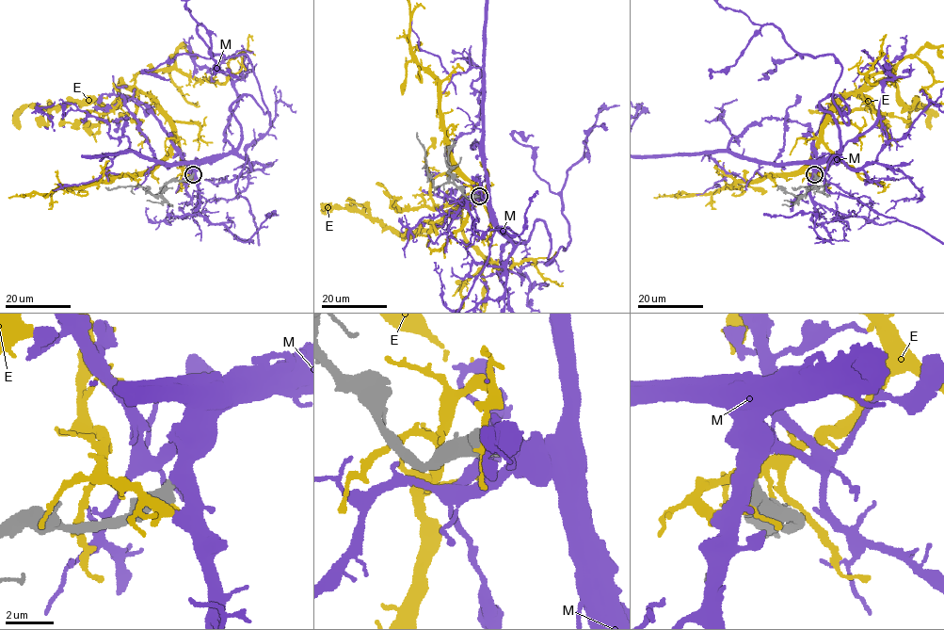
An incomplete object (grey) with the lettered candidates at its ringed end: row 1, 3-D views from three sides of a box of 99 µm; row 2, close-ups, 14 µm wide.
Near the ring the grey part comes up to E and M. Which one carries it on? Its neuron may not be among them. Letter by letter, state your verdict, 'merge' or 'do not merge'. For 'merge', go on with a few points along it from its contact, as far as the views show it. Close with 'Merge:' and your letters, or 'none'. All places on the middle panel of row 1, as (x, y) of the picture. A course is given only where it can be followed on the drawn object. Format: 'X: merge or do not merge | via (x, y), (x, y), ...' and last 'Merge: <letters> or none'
E: do not merge
M: merge
Merge: M

